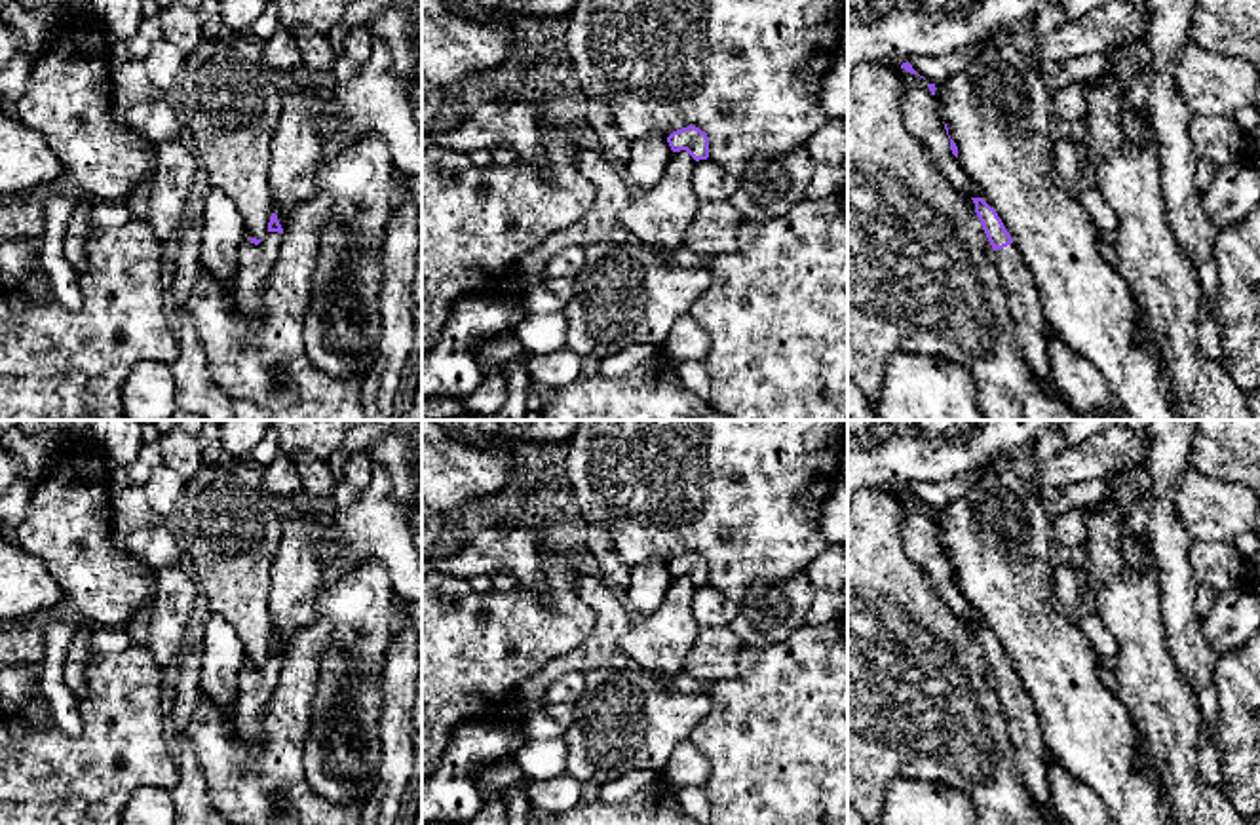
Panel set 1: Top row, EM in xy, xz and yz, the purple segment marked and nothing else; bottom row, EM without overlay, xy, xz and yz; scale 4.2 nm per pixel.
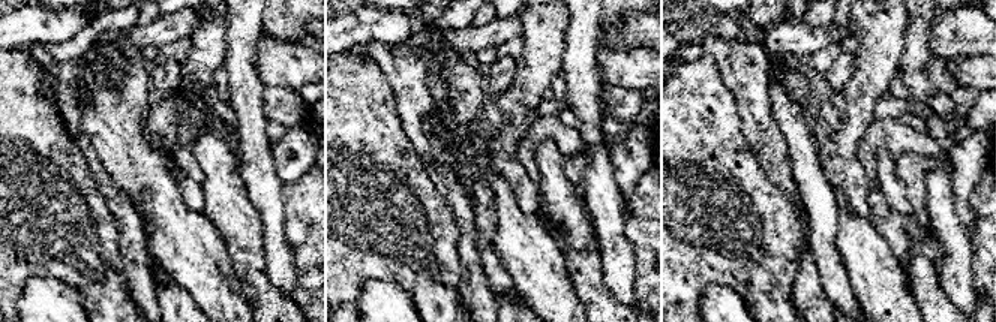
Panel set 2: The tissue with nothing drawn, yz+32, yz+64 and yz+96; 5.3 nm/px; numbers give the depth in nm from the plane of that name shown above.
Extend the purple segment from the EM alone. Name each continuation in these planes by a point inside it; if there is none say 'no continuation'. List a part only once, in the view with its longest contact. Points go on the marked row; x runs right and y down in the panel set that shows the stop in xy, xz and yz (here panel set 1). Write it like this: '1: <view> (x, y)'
1: xy (255, 263)

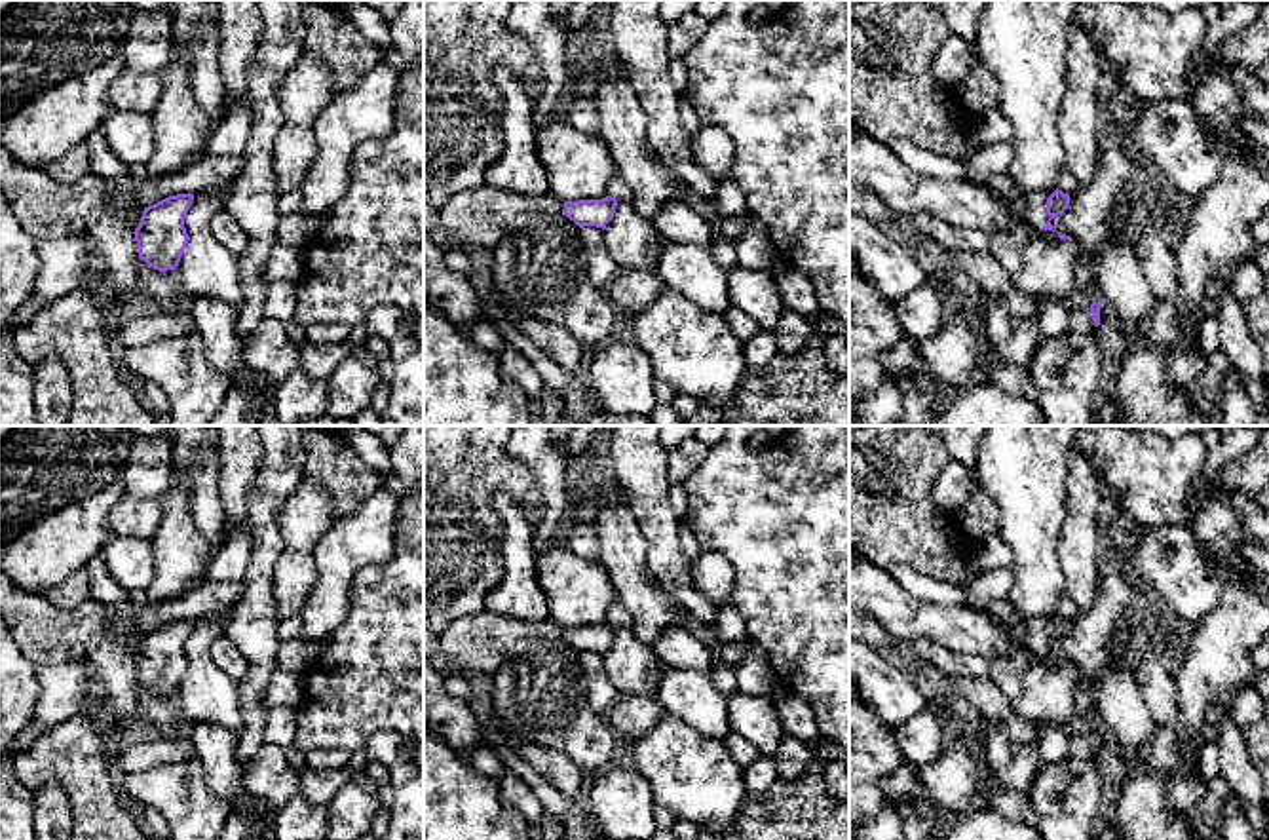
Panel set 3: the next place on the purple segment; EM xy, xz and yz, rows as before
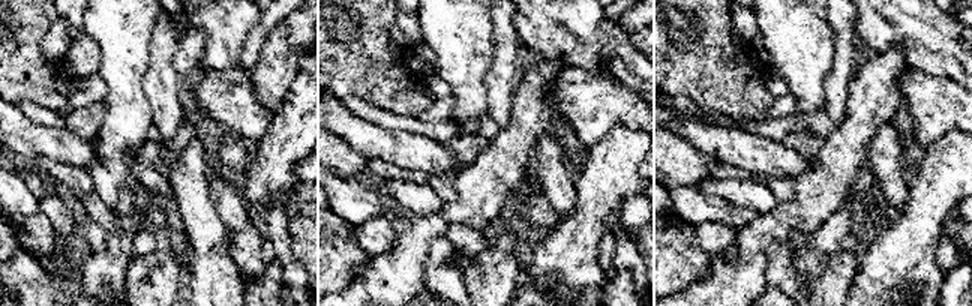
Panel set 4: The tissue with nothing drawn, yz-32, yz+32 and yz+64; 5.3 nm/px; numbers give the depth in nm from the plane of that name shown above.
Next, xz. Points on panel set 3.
1: xz (618, 189)

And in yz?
1: yz (1036, 206)

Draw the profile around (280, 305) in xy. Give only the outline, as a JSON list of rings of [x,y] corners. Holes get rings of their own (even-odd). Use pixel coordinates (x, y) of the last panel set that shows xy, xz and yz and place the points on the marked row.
[[[272,281],[268,283],[264,317],[277,319],[287,325],[296,310],[296,283]]]

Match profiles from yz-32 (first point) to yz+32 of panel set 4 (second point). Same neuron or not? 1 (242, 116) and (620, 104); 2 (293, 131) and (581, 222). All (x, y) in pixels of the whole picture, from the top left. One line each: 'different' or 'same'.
1: same
2: same

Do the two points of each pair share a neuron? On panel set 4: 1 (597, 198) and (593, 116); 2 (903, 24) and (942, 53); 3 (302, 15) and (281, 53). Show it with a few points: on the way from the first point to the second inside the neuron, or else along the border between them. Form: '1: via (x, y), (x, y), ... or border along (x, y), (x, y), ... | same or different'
1: border along (624, 123), (618, 122), (588, 147) | different
2: via (912, 24), (933, 44) | same
3: via (300, 24), (284, 44) | same

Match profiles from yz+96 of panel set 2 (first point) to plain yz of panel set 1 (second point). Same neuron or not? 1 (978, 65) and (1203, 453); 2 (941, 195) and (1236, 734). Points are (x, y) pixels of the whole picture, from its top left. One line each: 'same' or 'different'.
1: different
2: different

